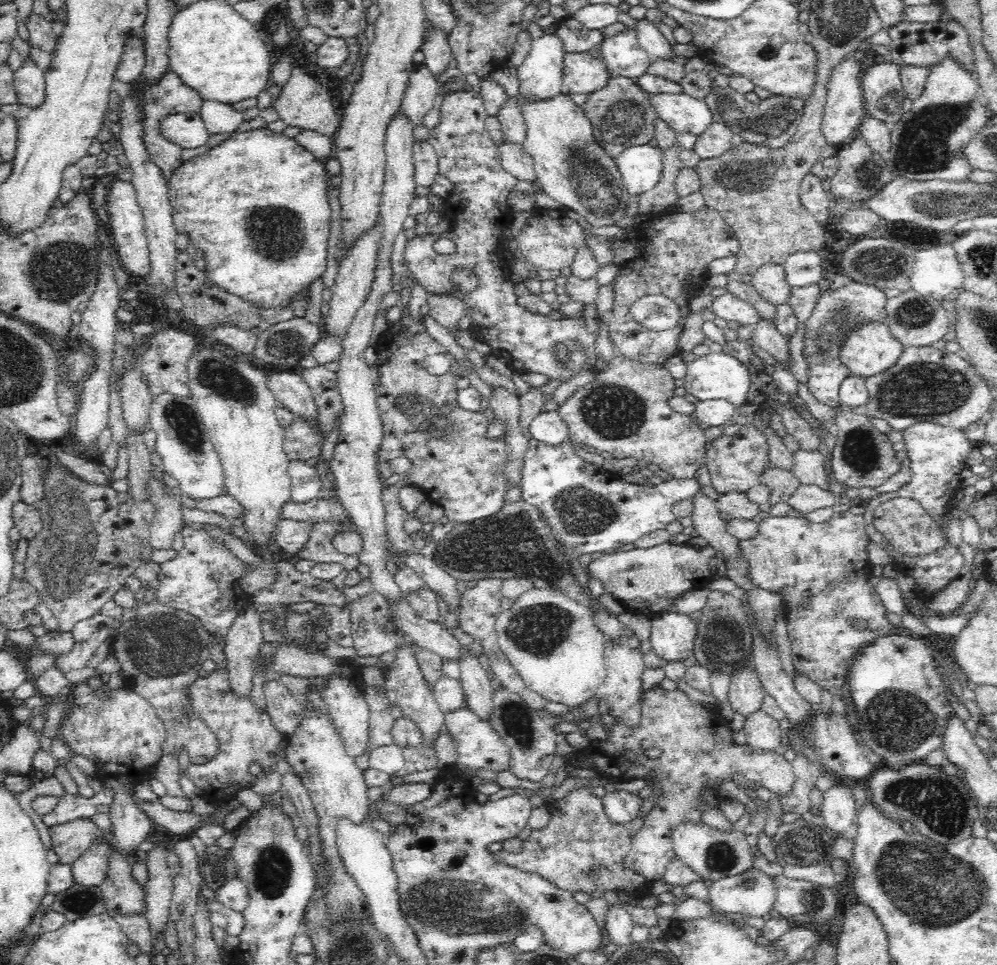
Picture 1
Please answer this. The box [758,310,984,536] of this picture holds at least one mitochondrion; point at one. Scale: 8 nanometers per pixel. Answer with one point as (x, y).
(921, 389)

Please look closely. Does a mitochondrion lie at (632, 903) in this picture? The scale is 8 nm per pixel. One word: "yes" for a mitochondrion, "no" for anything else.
no

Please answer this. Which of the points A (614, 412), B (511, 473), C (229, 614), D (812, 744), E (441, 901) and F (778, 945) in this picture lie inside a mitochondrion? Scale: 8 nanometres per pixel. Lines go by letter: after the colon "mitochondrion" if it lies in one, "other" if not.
A: mitochondrion
B: other
C: other
D: mitochondrion
E: mitochondrion
F: other

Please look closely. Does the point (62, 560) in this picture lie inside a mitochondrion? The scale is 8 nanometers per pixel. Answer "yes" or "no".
yes

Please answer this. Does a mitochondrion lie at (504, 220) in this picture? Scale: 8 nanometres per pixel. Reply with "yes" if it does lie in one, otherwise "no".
no

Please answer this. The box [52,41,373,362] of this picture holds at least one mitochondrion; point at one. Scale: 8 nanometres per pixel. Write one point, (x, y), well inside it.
(277, 234)

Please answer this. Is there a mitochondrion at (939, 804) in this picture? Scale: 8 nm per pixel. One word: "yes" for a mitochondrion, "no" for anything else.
yes

